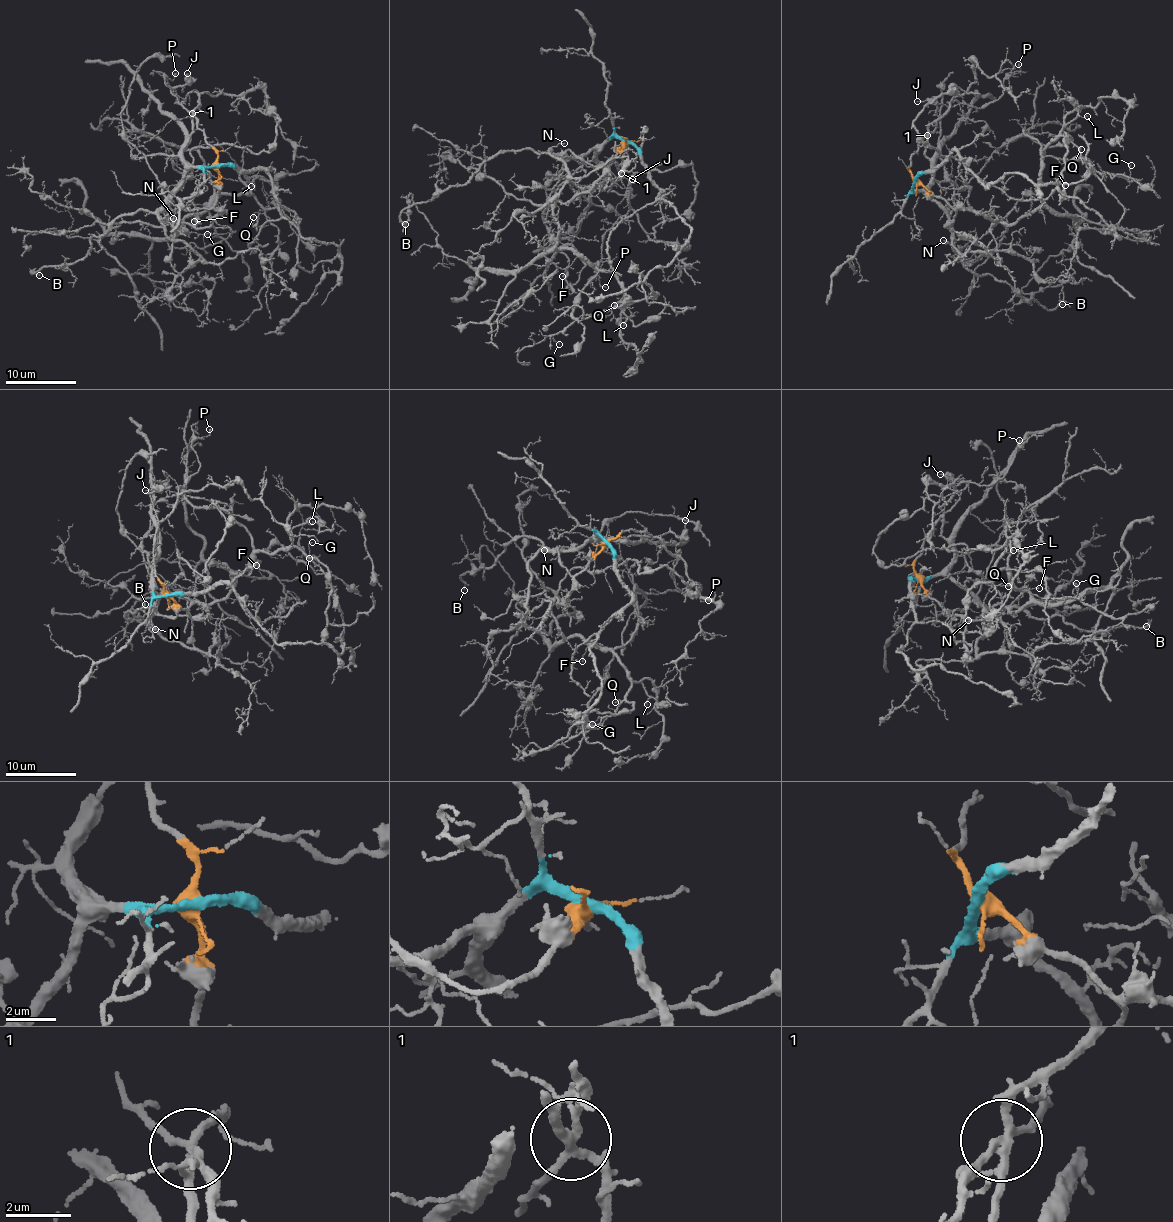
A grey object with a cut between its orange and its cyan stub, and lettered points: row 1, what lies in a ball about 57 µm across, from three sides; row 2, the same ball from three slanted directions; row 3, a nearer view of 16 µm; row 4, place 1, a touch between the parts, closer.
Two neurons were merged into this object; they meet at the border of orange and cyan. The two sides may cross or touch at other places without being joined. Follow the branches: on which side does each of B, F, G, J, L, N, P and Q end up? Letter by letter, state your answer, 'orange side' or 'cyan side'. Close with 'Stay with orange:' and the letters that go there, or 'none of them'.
B: cyan side
F: orange side
G: orange side
J: orange side
L: orange side
N: cyan side
P: cyan side
Q: orange side
Stay with orange: F, G, J, L, Q

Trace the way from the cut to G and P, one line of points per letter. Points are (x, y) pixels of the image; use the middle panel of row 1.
G: (626, 142), (601, 179), (553, 209), (555, 247), (598, 271), (573, 322), (554, 335), (558, 344)
P: (626, 142), (607, 137), (596, 157), (614, 164), (630, 192), (627, 215), (606, 233), (596, 266), (606, 287)

